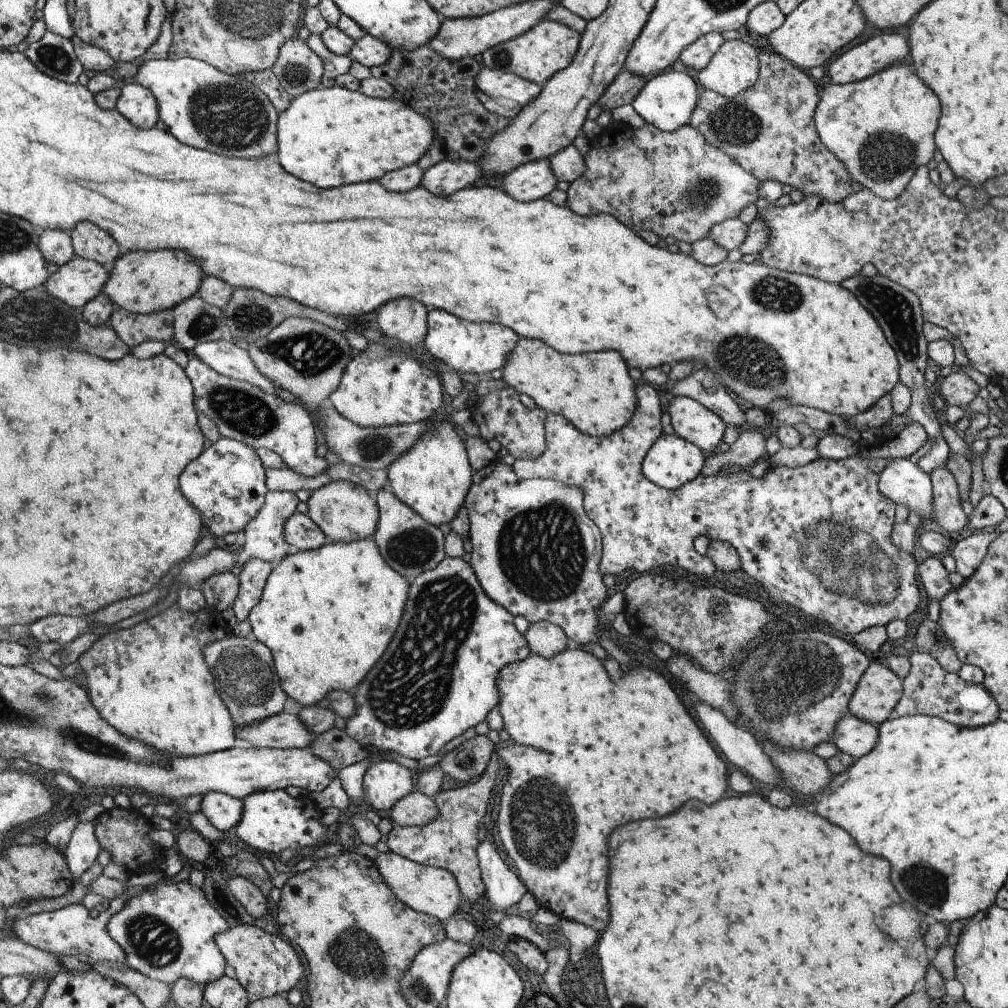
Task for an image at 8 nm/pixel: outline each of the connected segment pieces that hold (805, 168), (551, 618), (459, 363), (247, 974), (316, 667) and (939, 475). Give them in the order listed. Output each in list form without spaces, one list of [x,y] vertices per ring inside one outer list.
[[[761,49],[756,84],[733,97],[722,96],[710,89],[704,90],[699,94],[689,124],[699,130],[710,144],[730,155],[762,183],[778,181],[782,186],[788,184],[792,189],[800,190],[807,197],[816,195],[830,203],[839,203],[853,192],[852,178],[845,164],[820,140],[814,122],[818,101],[818,88],[808,72],[796,68],[779,54]]]
[[[494,460],[487,466],[483,467],[480,471],[476,471],[473,474],[473,481],[468,491],[465,506],[468,509],[469,514],[469,535],[471,536],[471,543],[473,546],[471,552],[470,564],[475,570],[475,575],[478,577],[481,587],[484,592],[492,599],[495,603],[501,604],[502,607],[506,608],[508,612],[511,612],[512,616],[522,615],[528,622],[535,623],[538,621],[548,621],[557,624],[564,632],[568,640],[570,640],[572,646],[577,644],[584,644],[588,642],[598,642],[602,648],[607,652],[608,656],[615,658],[619,665],[624,669],[631,668],[635,663],[625,651],[620,649],[614,640],[610,637],[603,637],[602,633],[597,632],[599,625],[600,616],[598,612],[599,608],[604,604],[607,599],[608,587],[604,582],[603,574],[600,572],[599,566],[603,555],[603,538],[601,532],[592,522],[592,519],[586,514],[583,507],[583,488],[579,486],[570,486],[559,483],[552,479],[519,479],[517,474],[514,472],[512,465],[501,463],[499,460]]]
[[[444,310],[427,312],[427,335],[423,352],[442,360],[458,373],[470,372],[487,377],[494,370],[500,370],[510,351],[520,340],[511,328],[500,323],[477,323],[458,318]]]
[[[244,923],[221,933],[218,944],[222,944],[222,952],[226,952],[225,961],[234,970],[238,982],[248,992],[251,1001],[274,995],[286,996],[288,990],[300,982],[304,966],[296,950],[286,940],[282,940],[275,929],[264,930],[254,923]]]
[[[373,537],[349,543],[328,541],[312,551],[291,551],[273,569],[270,588],[265,588],[264,597],[249,615],[249,622],[252,637],[272,652],[281,687],[302,707],[322,701],[334,689],[353,693],[380,660],[398,628],[408,598],[408,579],[388,568]]]
[[[944,465],[931,470],[930,476],[933,486],[934,512],[928,519],[936,520],[935,524],[948,532],[962,530],[969,522],[969,518],[963,511],[954,475]]]

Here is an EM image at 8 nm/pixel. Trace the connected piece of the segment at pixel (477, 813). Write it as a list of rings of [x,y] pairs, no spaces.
[[[494,752],[490,766],[473,783],[466,783],[460,788],[440,790],[433,797],[438,809],[438,816],[435,816],[434,820],[424,826],[415,827],[401,827],[395,824],[387,834],[387,845],[390,851],[417,863],[450,871],[455,876],[464,899],[468,901],[467,904],[477,903],[479,909],[490,916],[492,916],[491,904],[485,896],[485,884],[481,877],[477,848],[481,843],[478,839],[478,832],[480,832],[478,826],[484,818],[488,817],[490,811],[488,800],[497,775],[497,758],[498,754]]]

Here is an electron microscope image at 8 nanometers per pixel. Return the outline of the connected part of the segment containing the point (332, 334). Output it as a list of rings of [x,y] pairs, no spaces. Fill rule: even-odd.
[[[300,317],[286,319],[268,335],[250,343],[247,351],[258,373],[299,398],[308,409],[318,409],[329,402],[329,396],[340,386],[345,368],[355,353],[341,331]]]

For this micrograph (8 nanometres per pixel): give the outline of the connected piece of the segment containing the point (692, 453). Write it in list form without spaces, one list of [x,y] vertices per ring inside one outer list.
[[[663,432],[646,453],[642,470],[650,482],[676,490],[700,475],[706,458],[697,444]]]

